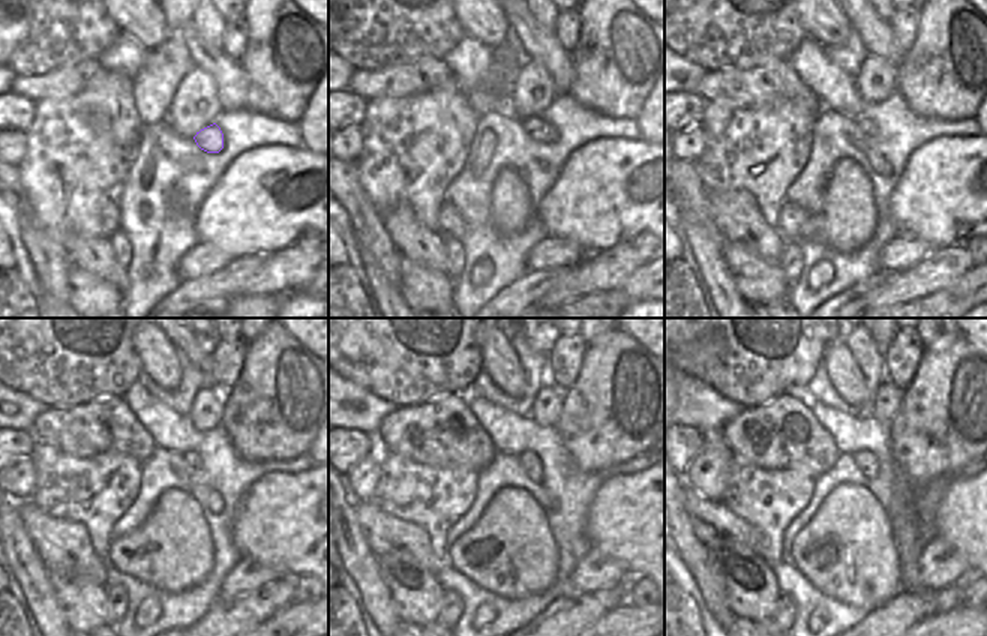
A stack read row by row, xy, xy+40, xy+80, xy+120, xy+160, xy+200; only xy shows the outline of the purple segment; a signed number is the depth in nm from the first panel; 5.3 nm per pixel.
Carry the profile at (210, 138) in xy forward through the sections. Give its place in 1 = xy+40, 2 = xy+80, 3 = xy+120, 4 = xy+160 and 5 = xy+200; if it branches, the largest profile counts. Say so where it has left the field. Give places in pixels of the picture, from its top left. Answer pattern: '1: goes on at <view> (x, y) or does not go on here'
1: goes on at xy+40 (539, 131)
2: goes on at xy+80 (869, 129)
3: goes on at xy+120 (192, 459)
4: goes on at xy+160 (531, 464)
5: goes on at xy+200 (866, 461)

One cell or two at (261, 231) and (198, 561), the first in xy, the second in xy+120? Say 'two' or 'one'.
two

